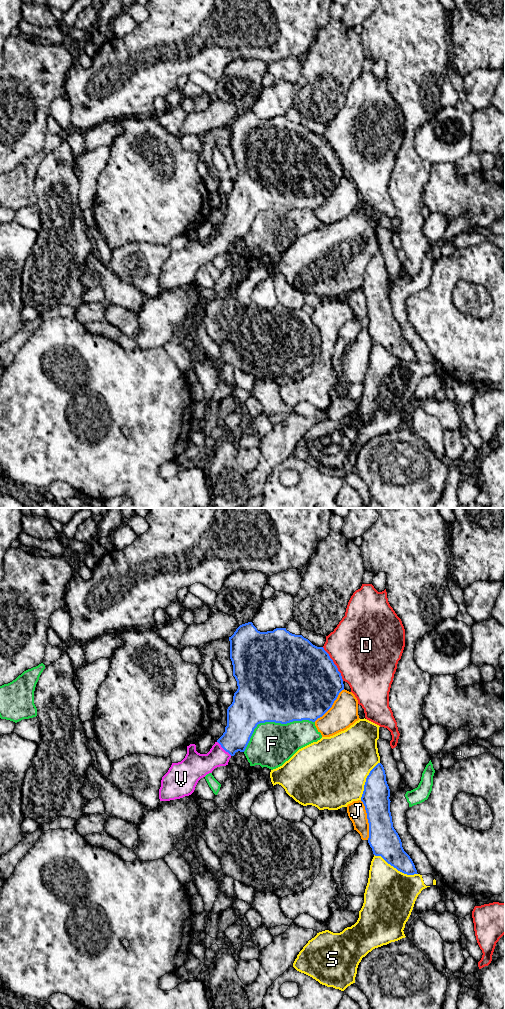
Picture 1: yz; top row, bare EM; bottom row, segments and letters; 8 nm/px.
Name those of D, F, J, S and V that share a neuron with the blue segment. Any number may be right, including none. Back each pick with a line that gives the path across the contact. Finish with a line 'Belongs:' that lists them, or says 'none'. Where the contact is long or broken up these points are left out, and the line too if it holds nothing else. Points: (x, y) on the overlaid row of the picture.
V: runs through yz (241, 723), (237, 735), (224, 749), (212, 760), (198, 765)
Belongs: V

